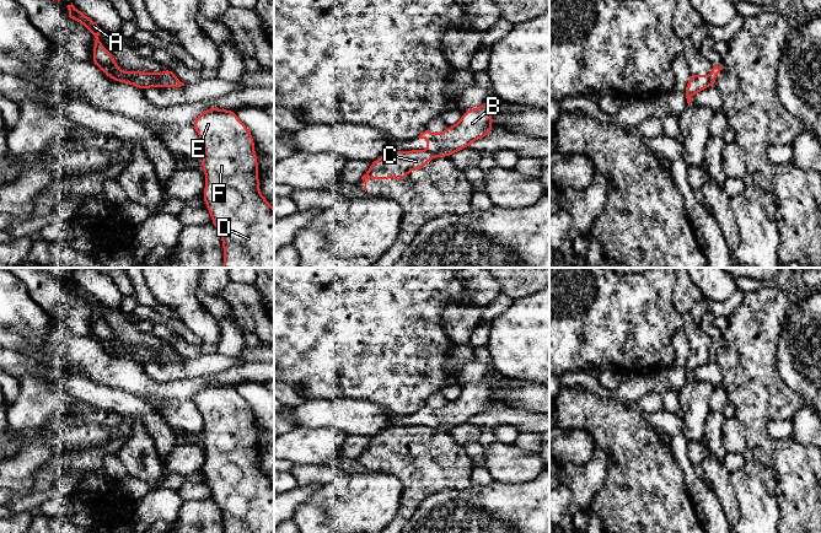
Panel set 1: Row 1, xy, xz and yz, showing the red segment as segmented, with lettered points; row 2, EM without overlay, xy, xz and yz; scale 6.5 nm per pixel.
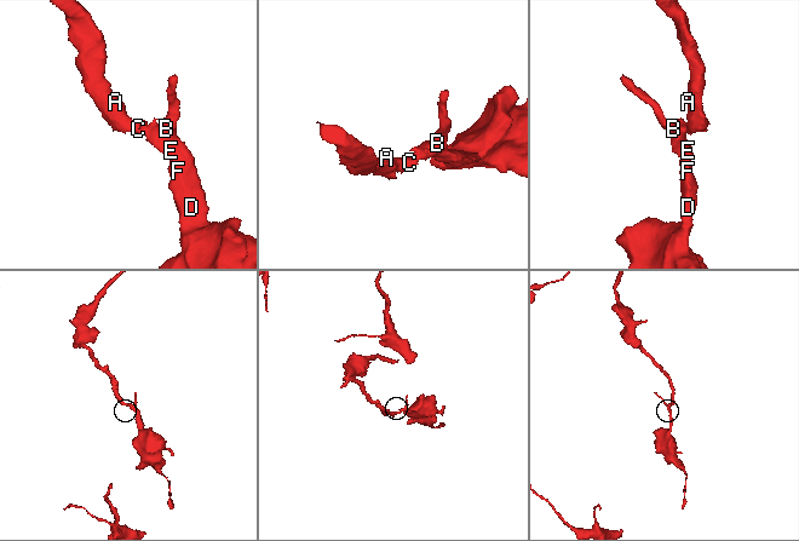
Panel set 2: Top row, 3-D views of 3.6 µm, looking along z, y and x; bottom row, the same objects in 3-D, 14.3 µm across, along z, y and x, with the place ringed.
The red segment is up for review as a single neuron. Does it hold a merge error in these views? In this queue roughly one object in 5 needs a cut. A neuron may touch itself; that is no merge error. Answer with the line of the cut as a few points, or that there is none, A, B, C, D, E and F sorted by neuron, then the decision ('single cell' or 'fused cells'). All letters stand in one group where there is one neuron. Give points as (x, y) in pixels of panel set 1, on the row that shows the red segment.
xy (159, 74), (154, 85) | A C / B D E F | fused cells

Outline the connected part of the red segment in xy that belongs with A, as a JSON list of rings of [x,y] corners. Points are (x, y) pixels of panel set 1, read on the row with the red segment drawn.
[[[73,2],[66,7],[69,10],[69,17],[85,26],[95,36],[92,61],[109,79],[117,82],[130,84],[135,87],[139,87],[141,91],[146,91],[149,87],[155,86],[159,74],[144,72],[140,70],[135,70],[133,72],[119,70],[114,56],[100,42],[100,34],[102,31],[101,26],[84,15],[73,5]]]

